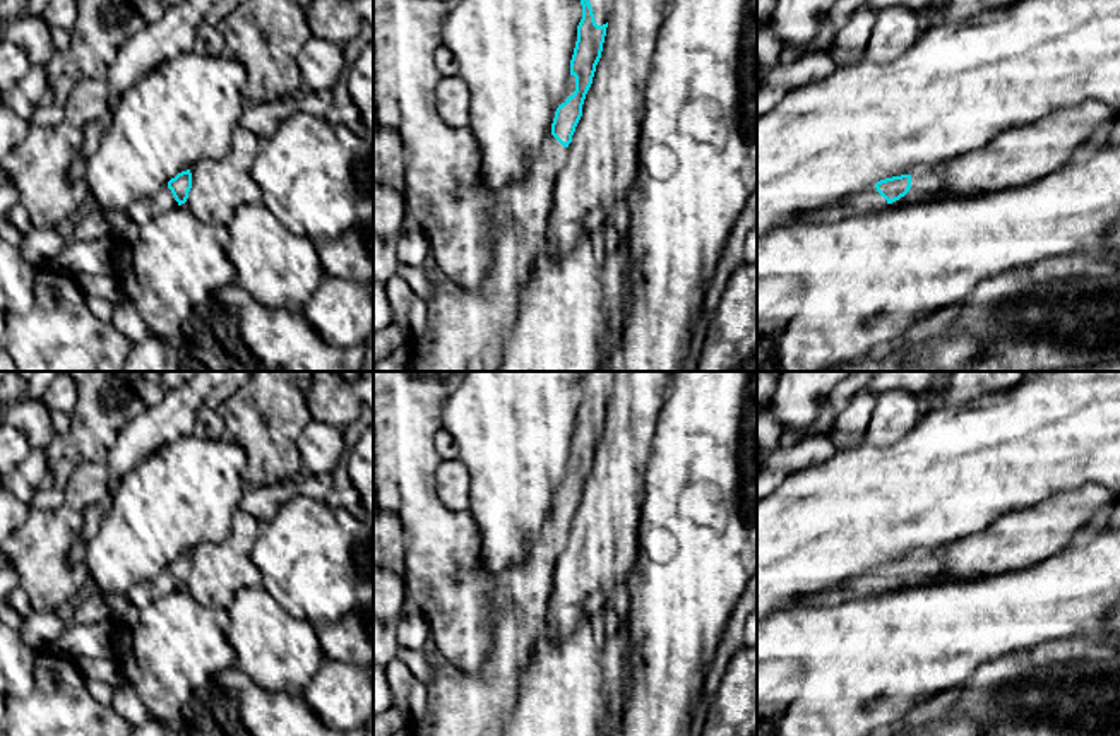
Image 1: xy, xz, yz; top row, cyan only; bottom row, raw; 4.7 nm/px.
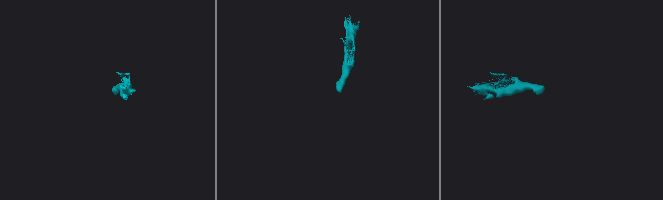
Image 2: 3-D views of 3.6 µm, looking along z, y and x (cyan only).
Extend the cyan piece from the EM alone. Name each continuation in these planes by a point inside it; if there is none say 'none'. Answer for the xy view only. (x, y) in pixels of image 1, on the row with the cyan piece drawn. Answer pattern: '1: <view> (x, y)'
1: xy (163, 201)

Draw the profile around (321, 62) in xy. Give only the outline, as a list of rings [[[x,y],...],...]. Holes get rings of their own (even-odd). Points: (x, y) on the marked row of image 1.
[[[312,36],[296,56],[303,86],[315,92],[332,91],[344,67],[343,46]]]

